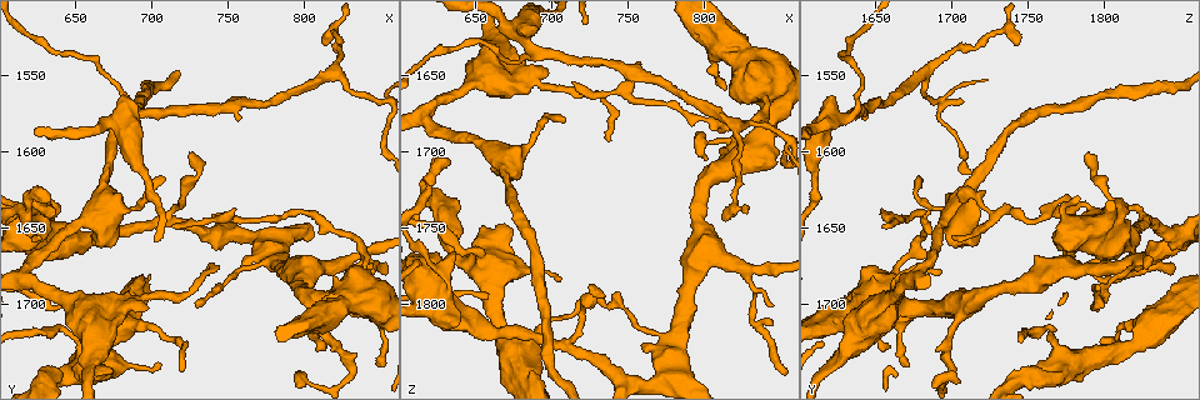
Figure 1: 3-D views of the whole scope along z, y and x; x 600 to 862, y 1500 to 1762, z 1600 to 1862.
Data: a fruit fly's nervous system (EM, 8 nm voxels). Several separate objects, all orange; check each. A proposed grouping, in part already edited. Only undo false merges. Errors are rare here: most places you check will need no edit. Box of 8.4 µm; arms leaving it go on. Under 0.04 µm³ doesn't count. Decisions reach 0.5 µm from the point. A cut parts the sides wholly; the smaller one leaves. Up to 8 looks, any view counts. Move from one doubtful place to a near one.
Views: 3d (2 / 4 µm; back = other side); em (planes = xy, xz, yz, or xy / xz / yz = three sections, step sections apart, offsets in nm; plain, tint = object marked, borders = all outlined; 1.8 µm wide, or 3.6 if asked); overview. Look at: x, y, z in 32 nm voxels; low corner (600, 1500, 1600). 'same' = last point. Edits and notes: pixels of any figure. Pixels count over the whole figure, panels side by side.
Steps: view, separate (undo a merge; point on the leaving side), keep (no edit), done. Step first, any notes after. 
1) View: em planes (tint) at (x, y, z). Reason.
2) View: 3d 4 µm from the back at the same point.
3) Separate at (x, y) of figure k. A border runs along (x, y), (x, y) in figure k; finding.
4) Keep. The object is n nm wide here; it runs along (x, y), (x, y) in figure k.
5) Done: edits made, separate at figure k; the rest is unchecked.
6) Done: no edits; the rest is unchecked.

View: em 3.6 µm planes (tint) at (664, 1732, 1632). Calibre changes.

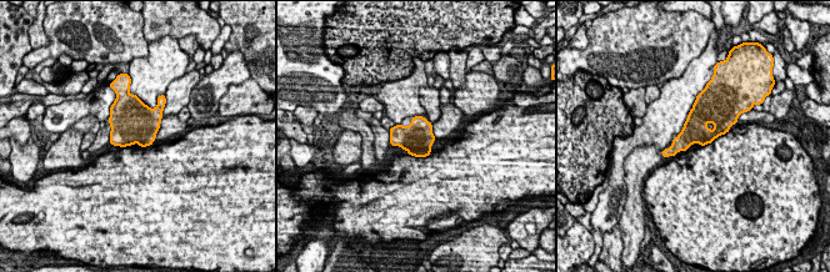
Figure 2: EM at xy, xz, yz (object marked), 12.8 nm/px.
Keep. One neuron here.

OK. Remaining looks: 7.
View: 3d 4 µm at (684, 1580, 1616). Abrupt turn.

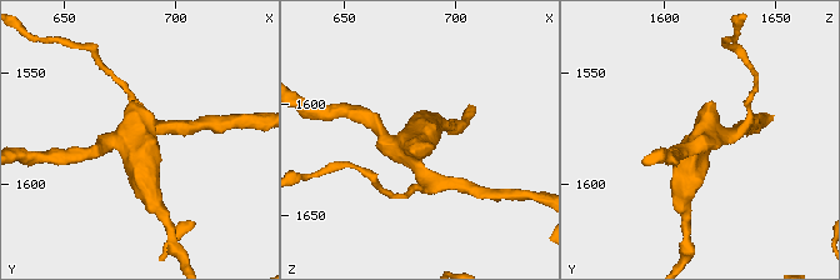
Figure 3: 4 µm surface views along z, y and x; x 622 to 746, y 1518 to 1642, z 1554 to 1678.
View: em planes (tint) at (684, 1578, 1616). Now the EM.

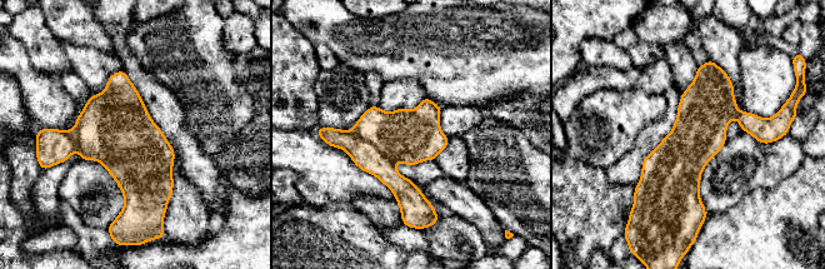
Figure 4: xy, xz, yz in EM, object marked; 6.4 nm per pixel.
Separate at (408, 137) of figure 4. Two neurons meet here.

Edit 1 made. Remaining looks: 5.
View: overview. See it whole again.

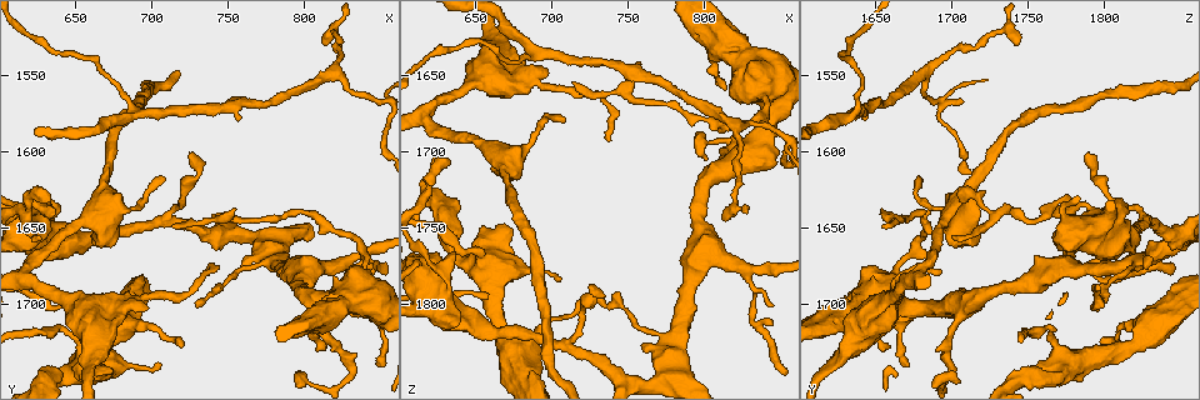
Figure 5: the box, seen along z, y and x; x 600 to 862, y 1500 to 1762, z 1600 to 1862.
View: em planes (tint) at (842, 1672, 1668). Calibre changes.

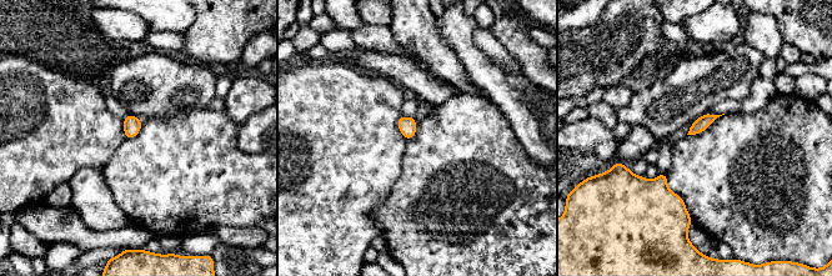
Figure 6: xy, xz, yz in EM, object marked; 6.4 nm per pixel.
Keep. One neuron here.

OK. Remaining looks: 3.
Done: edits made, separate at figure 4; the rest is unchecked.

